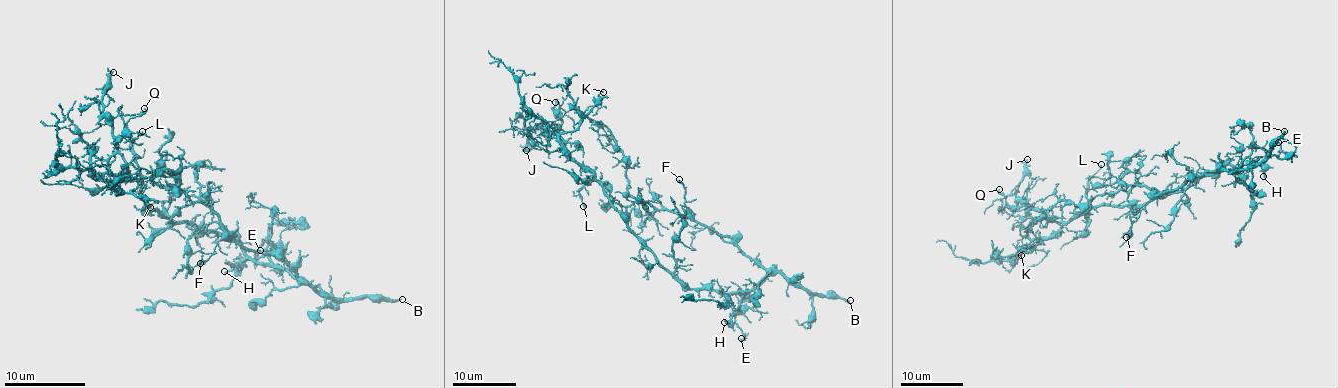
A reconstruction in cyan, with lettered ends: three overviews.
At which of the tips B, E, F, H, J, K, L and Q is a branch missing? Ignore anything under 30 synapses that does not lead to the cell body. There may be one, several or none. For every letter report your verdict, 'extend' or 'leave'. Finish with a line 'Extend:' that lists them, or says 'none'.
B: extend
E: leave
F: leave
H: leave
J: leave
K: leave
L: leave
Q: leave
Extend: B

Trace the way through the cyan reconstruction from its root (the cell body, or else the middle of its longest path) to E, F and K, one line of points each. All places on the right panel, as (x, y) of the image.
E: (1229, 165), (1240, 167), (1243, 159), (1252, 151), (1252, 143), (1278, 155), (1281, 146), (1278, 142)
F: (1229, 165), (1238, 168), (1243, 164), (1235, 170), (1205, 172), (1177, 189), (1157, 195), (1140, 212), (1126, 237)
K: (1229, 165), (1180, 191), (1142, 204), (1088, 208), (1042, 238), (1040, 243), (1027, 247), (1021, 255)

